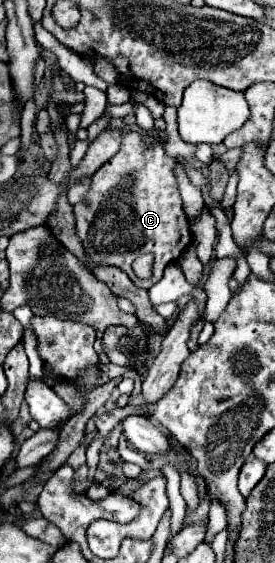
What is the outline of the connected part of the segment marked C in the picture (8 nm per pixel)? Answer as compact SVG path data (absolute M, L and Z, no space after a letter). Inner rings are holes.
M129 131L119 153L91 177L91 189L85 203L75 205L77 235L91 261L123 269L133 285L141 289L155 285L161 279L163 269L179 259L183 249L191 243L189 221L183 213L179 183L173 173L177 161L165 153L155 137L149 139L153 139L151 147L145 145L145 131ZM139 253L155 255L155 267L149 279L135 277L131 269L133 259Z

